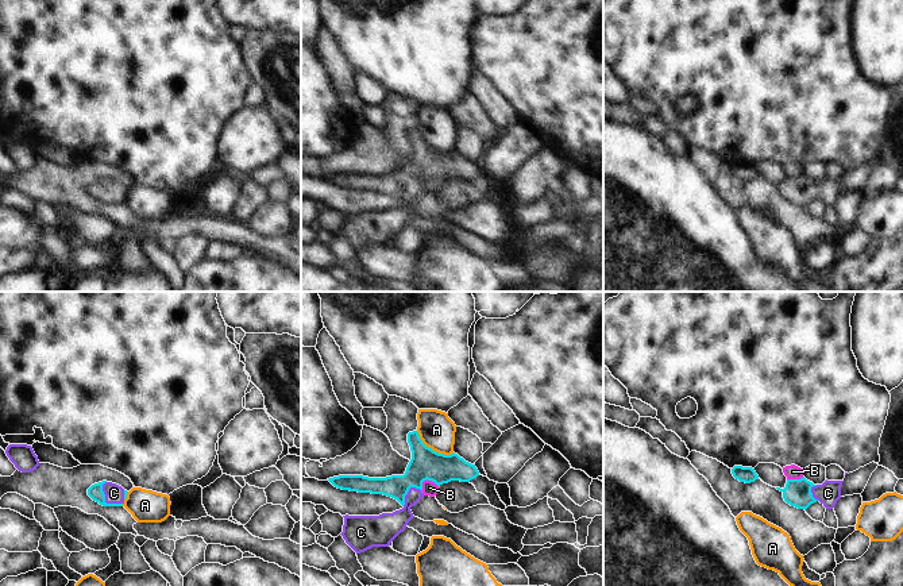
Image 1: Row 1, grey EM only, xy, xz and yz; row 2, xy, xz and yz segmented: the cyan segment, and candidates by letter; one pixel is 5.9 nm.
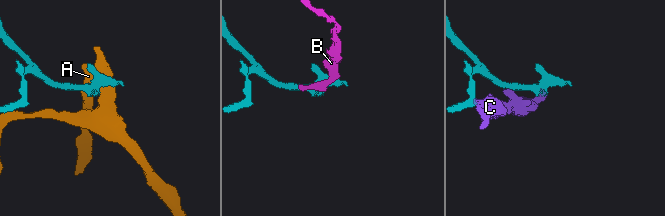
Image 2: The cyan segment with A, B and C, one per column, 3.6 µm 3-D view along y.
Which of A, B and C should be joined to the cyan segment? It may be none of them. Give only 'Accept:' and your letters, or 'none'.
Accept: C

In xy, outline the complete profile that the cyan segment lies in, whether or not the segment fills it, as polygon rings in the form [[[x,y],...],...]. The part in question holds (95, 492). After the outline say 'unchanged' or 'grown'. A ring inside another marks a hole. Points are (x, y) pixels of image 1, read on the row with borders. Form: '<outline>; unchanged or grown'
[[[99,482],[88,489],[88,496],[103,506],[123,506],[127,490],[112,482]]]; grown

